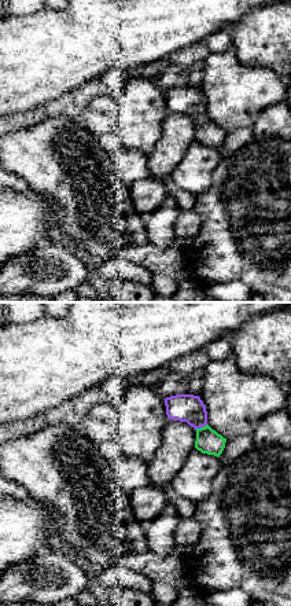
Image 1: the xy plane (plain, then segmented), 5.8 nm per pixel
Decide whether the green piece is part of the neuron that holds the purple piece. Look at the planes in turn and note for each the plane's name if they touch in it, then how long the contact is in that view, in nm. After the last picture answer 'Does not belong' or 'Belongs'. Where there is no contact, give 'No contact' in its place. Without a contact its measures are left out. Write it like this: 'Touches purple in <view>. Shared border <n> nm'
Touches purple in xy. Shared border 80 nm

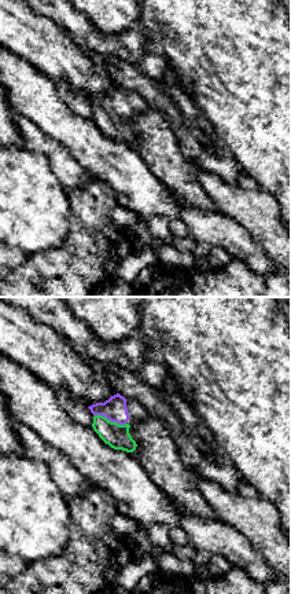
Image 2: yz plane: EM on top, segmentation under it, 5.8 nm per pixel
Touches purple in yz. Shared border 190 nm

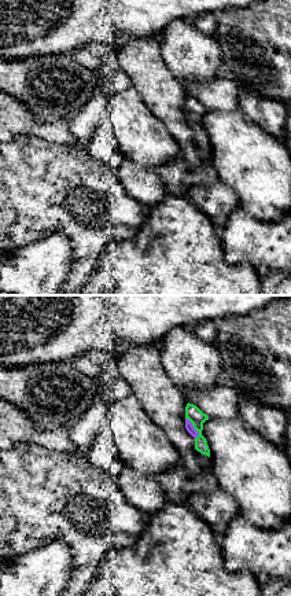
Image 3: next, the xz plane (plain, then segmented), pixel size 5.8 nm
Touches purple in xz. Shared border 140 nm

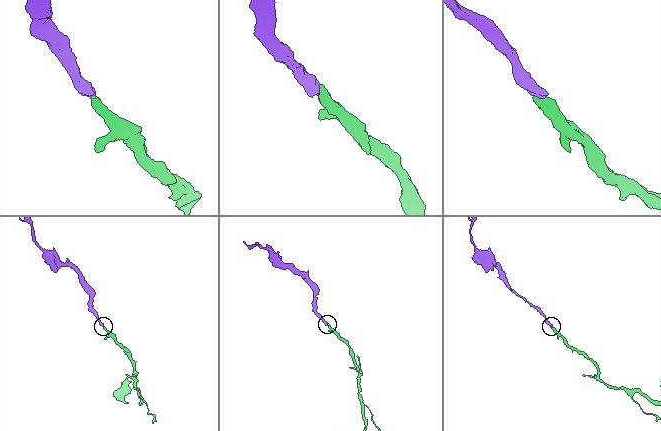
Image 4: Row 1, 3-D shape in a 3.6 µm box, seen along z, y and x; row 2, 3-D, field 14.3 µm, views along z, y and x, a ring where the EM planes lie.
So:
Belongs

